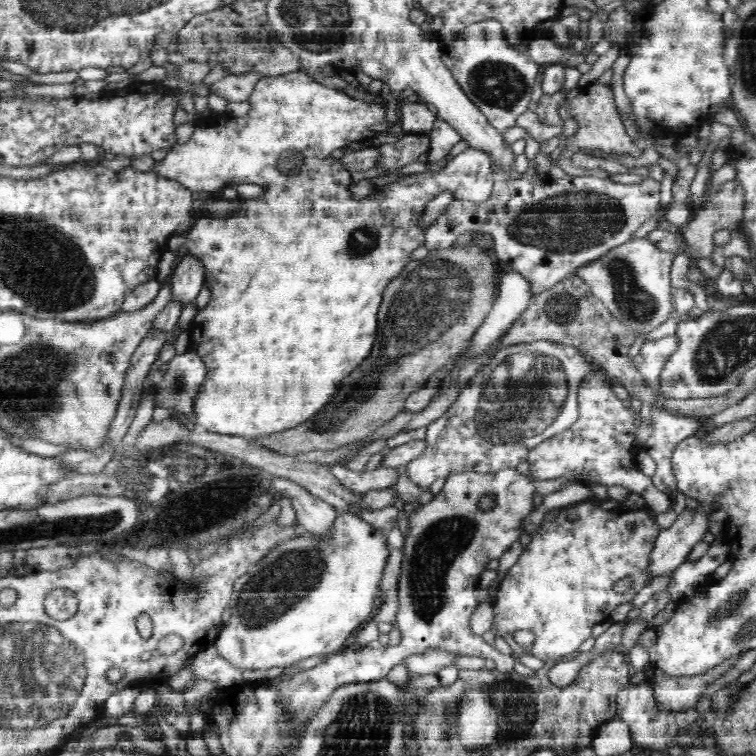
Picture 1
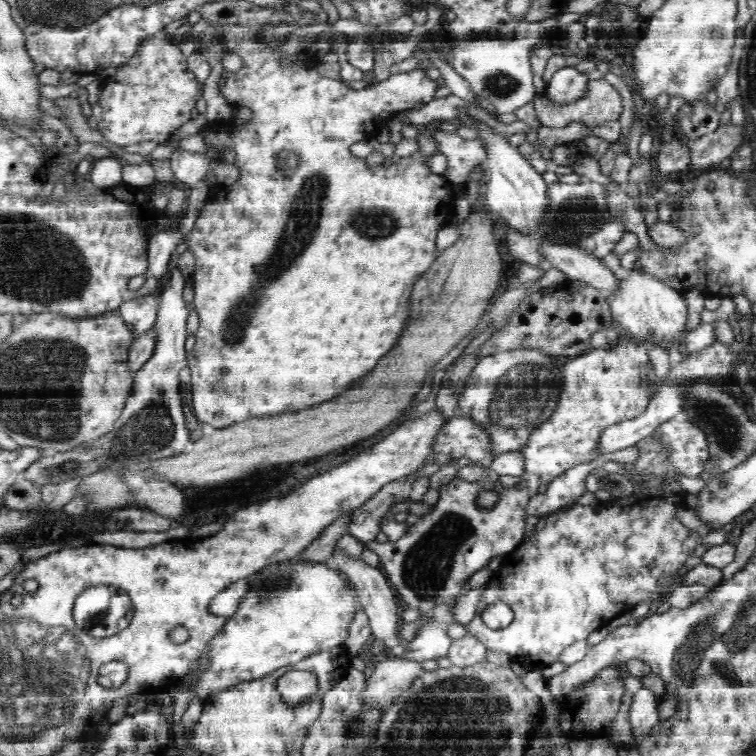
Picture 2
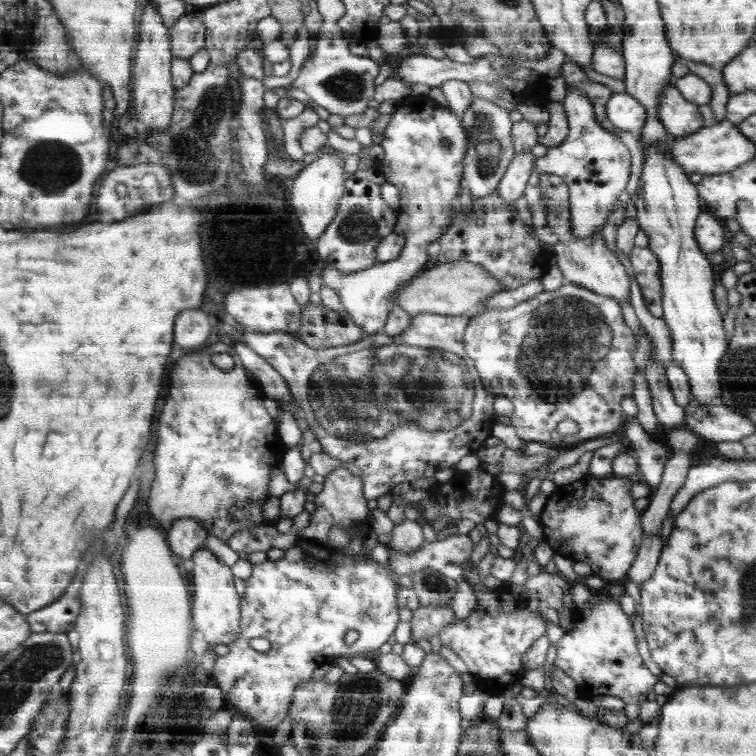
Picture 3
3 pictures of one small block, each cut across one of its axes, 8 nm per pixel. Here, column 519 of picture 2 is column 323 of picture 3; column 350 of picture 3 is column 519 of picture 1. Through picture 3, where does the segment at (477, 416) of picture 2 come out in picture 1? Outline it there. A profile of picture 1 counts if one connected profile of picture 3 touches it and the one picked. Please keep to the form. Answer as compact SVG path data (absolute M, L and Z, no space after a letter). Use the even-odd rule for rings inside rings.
M548 339L496 350L450 408L427 426L425 452L406 465L412 482L428 491L438 478L447 479L450 474L516 469L534 446L578 420L580 382L593 365L580 350Z

